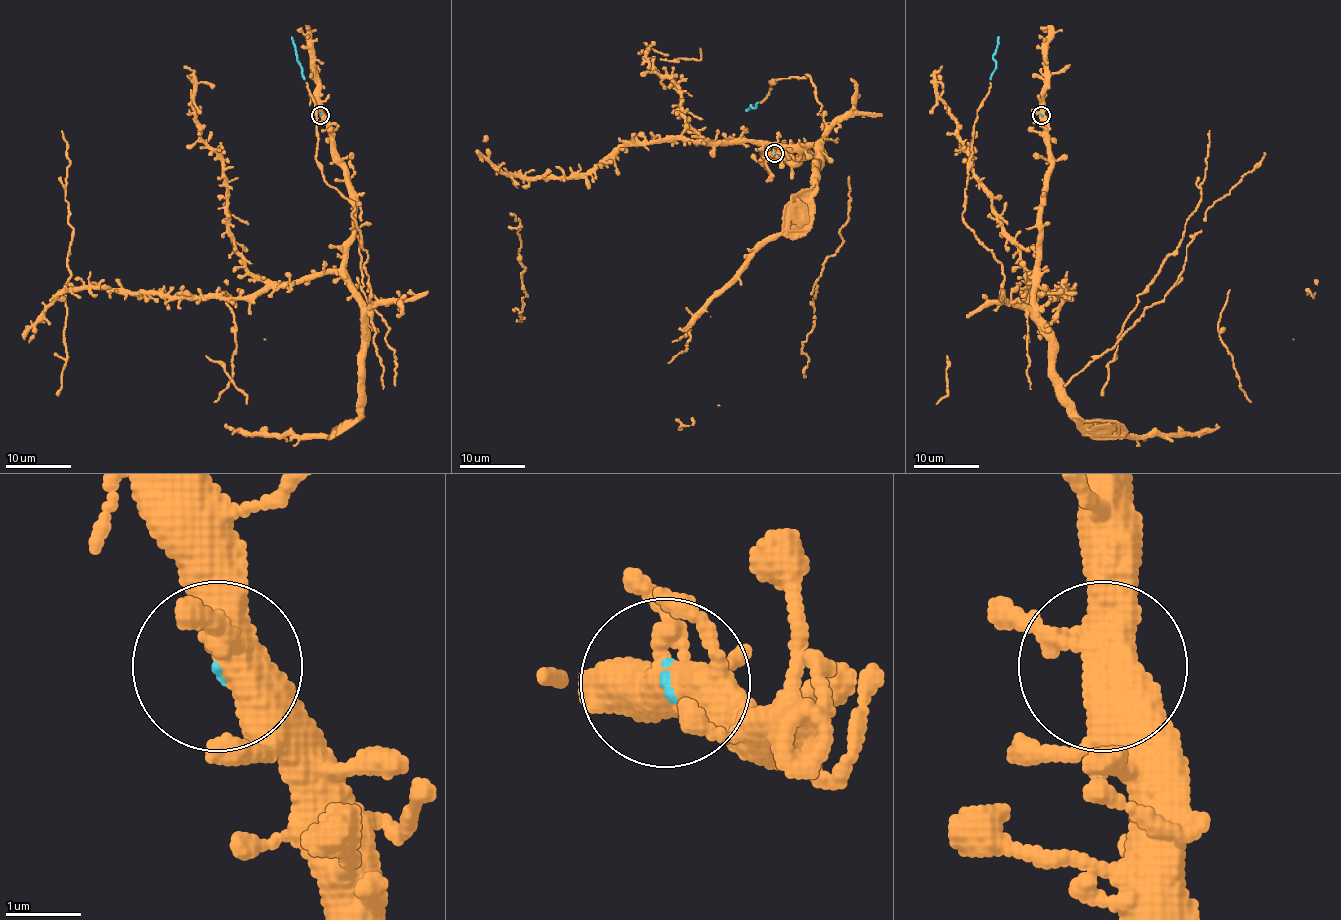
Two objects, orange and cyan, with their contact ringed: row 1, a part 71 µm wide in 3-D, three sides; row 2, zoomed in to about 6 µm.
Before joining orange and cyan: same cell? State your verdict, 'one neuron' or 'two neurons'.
one neuron

